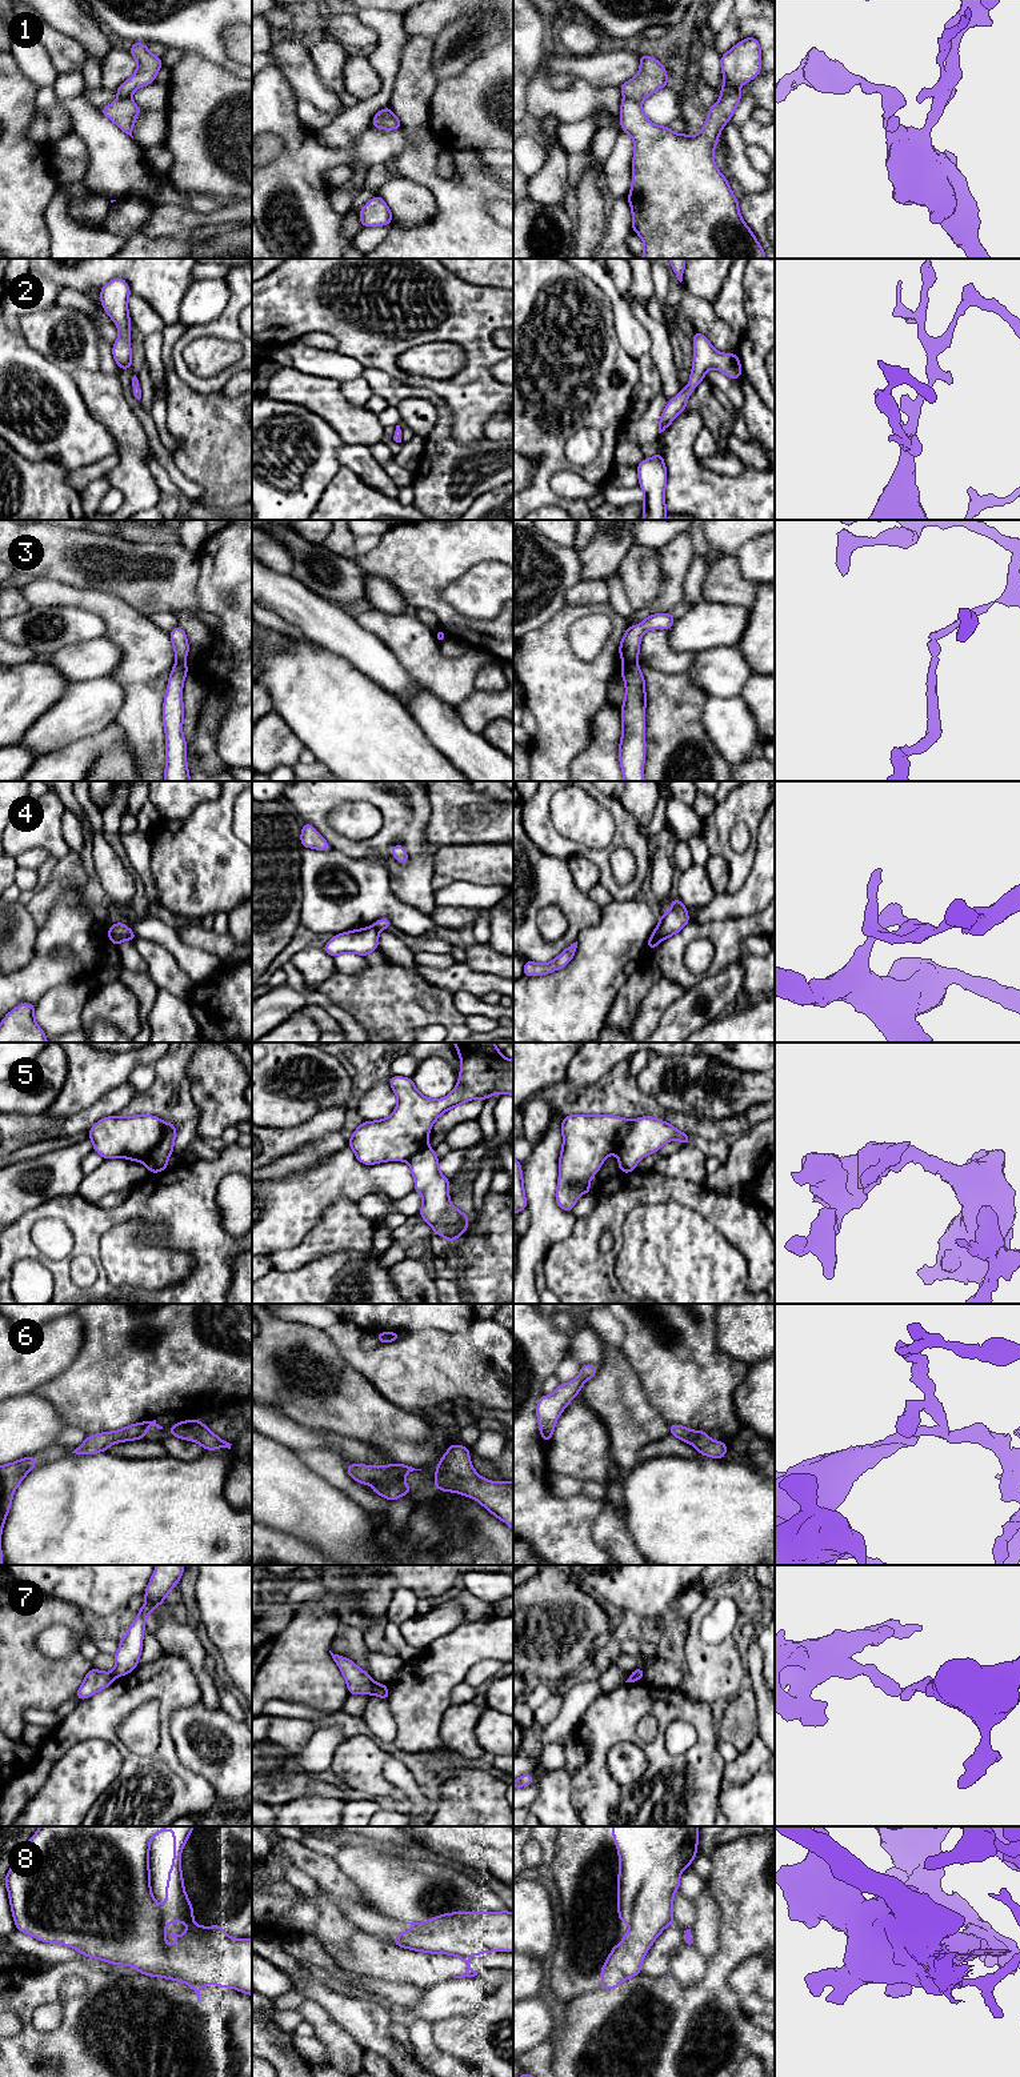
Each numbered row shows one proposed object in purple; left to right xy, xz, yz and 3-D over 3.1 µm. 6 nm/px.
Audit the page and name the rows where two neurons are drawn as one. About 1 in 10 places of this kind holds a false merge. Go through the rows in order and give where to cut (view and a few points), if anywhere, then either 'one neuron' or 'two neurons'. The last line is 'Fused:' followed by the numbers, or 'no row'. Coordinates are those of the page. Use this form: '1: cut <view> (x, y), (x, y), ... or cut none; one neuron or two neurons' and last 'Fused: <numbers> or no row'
1: cut yz (624, 96), (640, 103); two neurons
2: cut none; one neuron
3: cut yz (636, 660), (623, 663); two neurons
4: cut yz (658, 925), (662, 939); two neurons
5: cut xy (164, 1123), (164, 1131), (152, 1148), (146, 1164); two neurons
6: cut none; one neuron
7: cut xz (375, 1683), (371, 1693); two neurons
8: cut none; one neuron
Fused: 1, 3, 4, 5, 7

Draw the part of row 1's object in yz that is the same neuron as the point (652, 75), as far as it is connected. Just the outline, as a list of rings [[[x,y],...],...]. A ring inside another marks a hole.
[[[640,55],[637,75],[625,81],[620,89],[624,97],[641,103],[644,99],[668,85],[664,64],[648,55]]]

